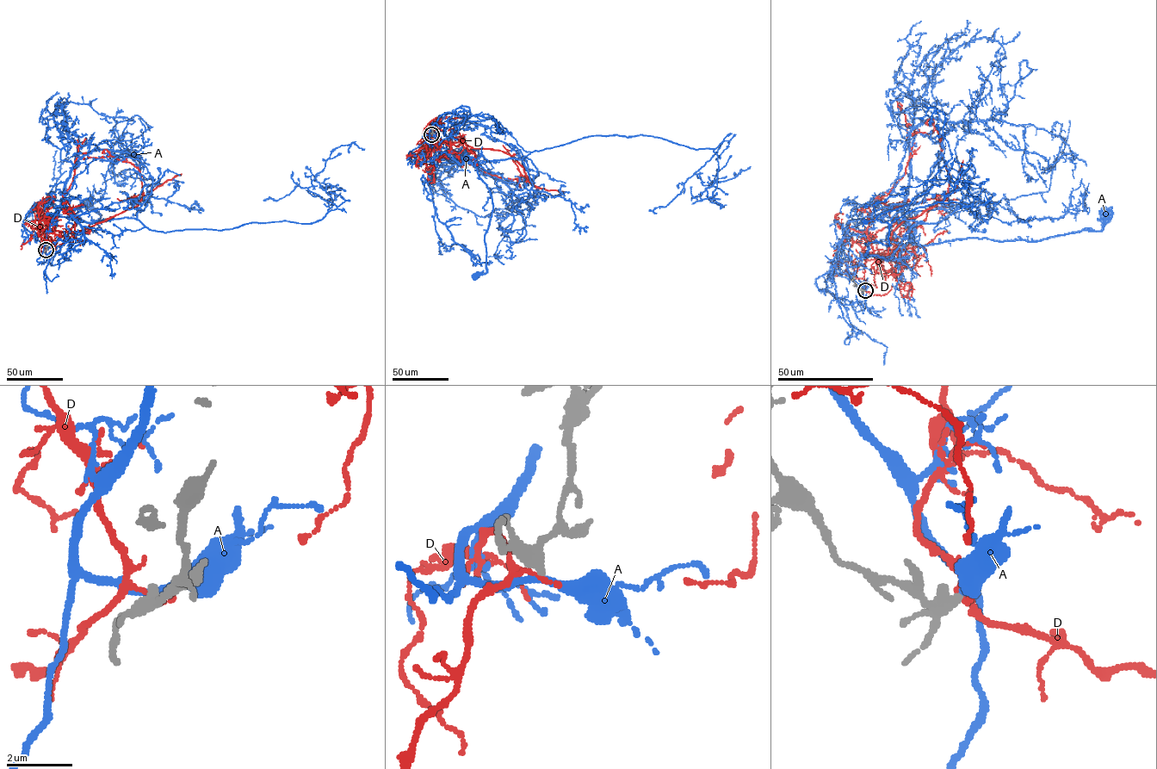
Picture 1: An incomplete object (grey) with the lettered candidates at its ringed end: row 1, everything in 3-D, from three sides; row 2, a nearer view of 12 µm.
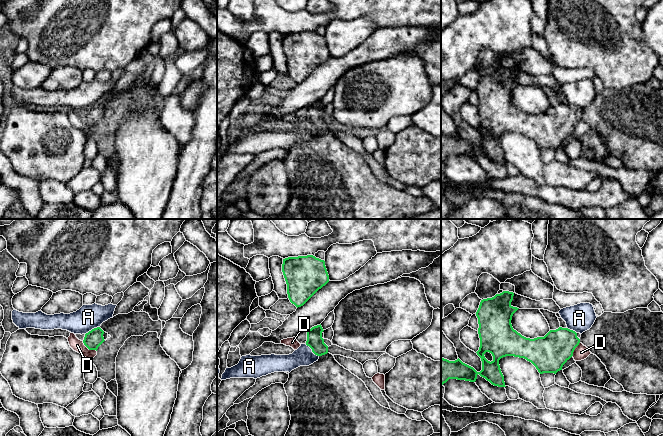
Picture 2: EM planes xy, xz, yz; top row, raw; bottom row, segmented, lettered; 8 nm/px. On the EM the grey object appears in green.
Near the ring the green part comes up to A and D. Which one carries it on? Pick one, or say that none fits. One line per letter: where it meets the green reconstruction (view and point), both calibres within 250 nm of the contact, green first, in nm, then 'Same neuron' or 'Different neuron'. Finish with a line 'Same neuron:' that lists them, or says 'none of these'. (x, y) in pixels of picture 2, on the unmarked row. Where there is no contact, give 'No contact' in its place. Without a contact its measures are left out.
A: Touches green at xz (312, 126). Thickness 130 nm (green) against 160 nm. Different neuron
D: Touches green at xy (89, 125). Thickness 150 nm (green) against 100 nm. Different neuron
Same neuron: none of these

